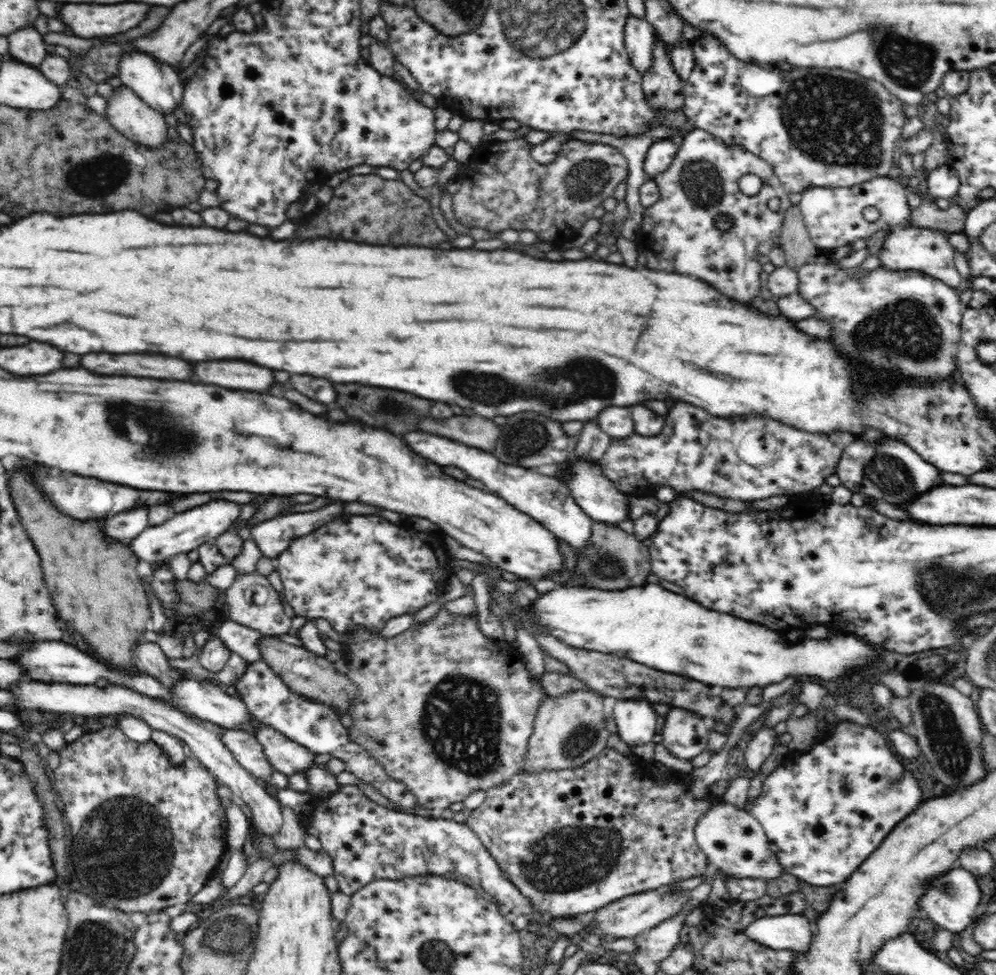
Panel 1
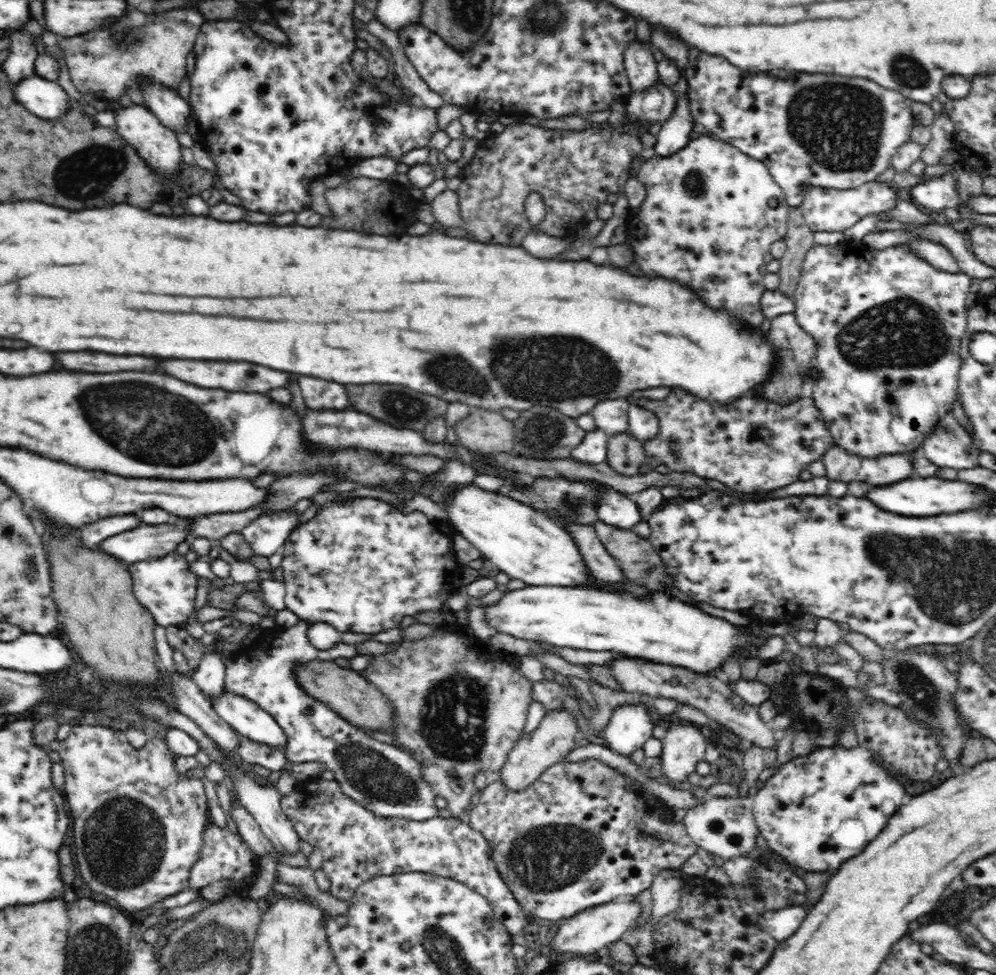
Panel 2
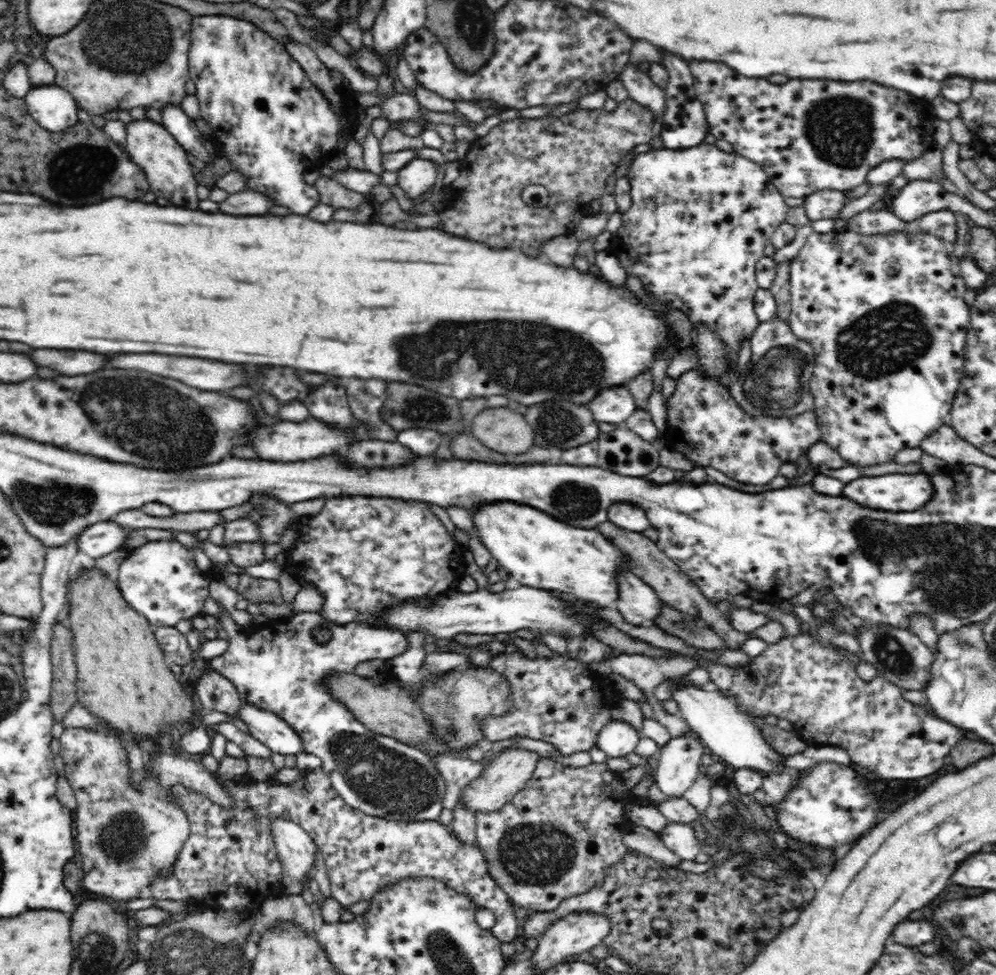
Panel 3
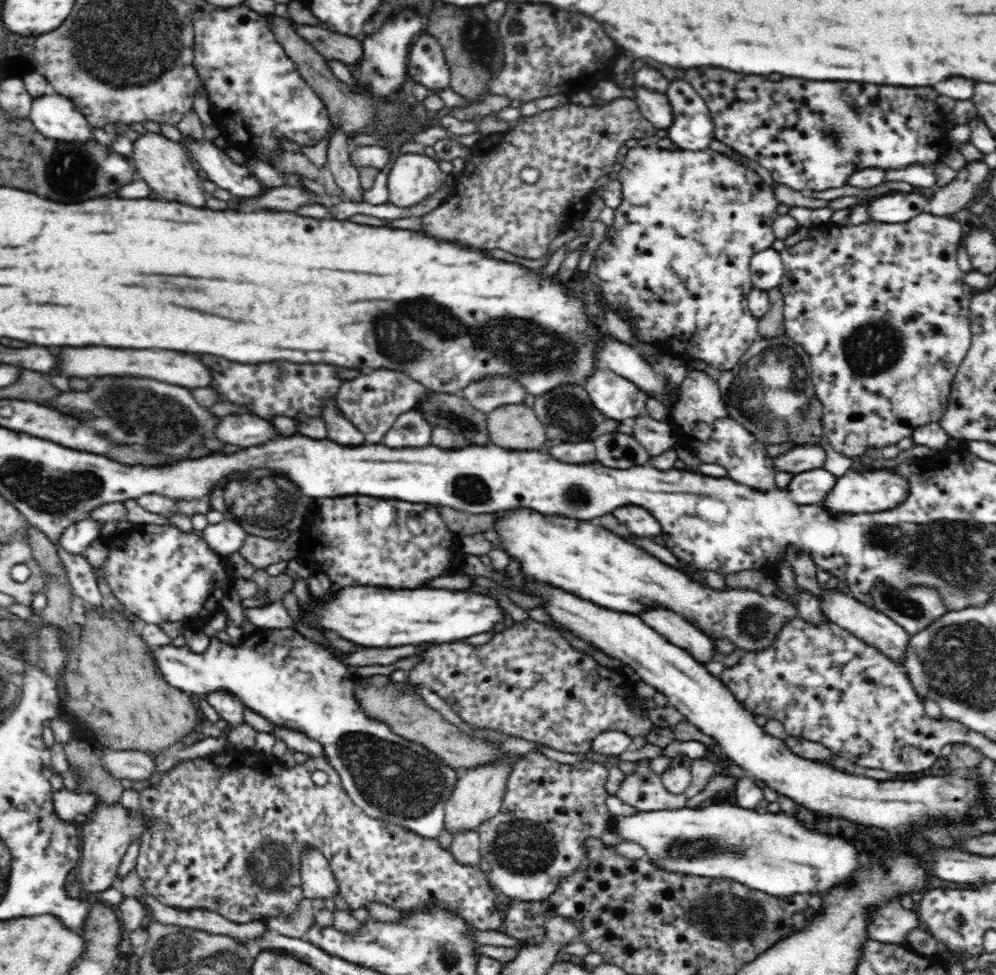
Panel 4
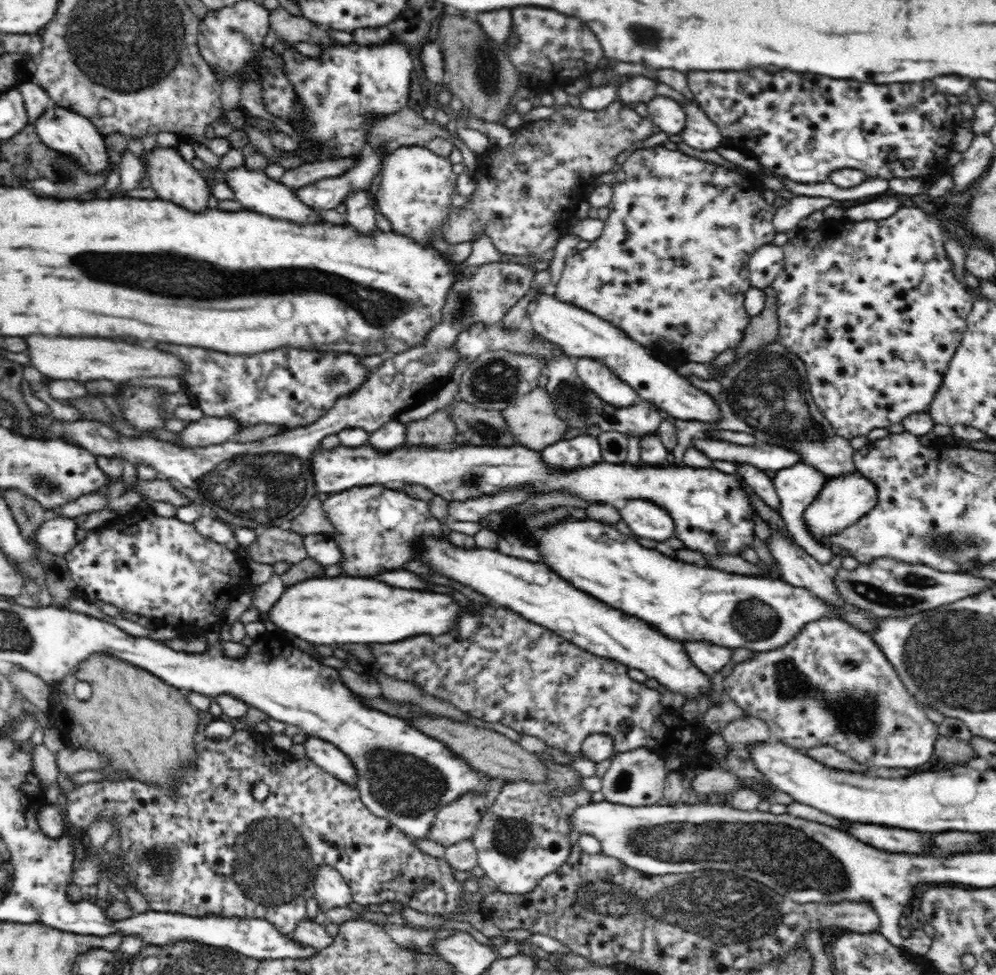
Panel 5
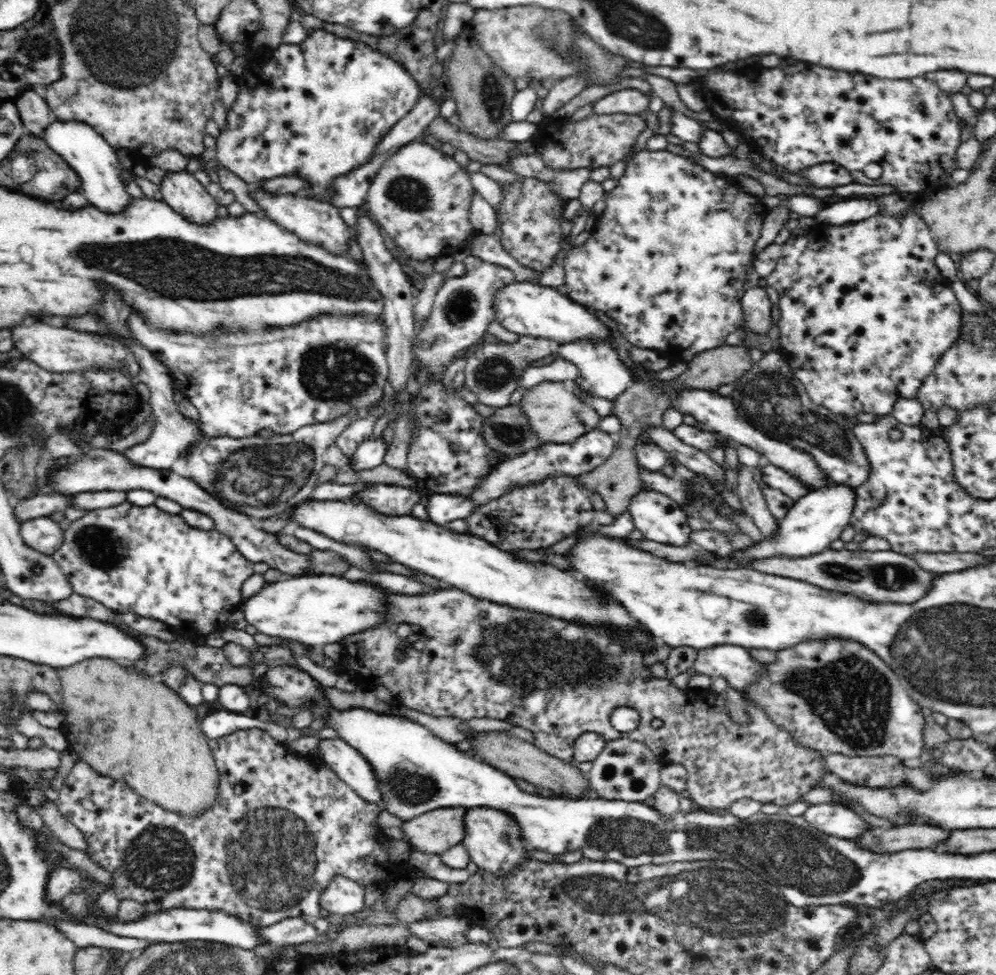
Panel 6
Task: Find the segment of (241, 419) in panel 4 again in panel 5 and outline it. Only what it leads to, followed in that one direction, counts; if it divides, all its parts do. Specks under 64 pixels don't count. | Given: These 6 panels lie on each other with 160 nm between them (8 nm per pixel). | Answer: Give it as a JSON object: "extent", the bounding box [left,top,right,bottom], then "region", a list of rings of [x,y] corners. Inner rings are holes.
{"extent":[177,417,243,447],"region":[[[202,417],[190,421],[187,427],[177,434],[180,447],[204,447],[212,444],[222,444],[234,438],[236,432],[243,430],[240,422],[230,417]]]}

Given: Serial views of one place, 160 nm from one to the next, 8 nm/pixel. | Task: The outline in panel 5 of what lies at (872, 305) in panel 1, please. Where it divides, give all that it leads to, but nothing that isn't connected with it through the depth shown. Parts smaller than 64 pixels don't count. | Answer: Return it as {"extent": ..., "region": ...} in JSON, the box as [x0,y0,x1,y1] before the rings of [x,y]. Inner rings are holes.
{"extent":[771,203,976,440],"region":[[[907,203],[896,214],[884,220],[830,220],[830,226],[826,230],[820,227],[816,232],[812,232],[811,229],[800,232],[781,247],[784,255],[783,268],[771,284],[777,297],[778,336],[775,340],[802,359],[803,365],[806,366],[808,388],[812,398],[838,436],[850,440],[856,436],[867,436],[874,428],[902,424],[902,420],[911,414],[927,412],[928,406],[934,400],[952,356],[960,346],[966,330],[967,316],[976,300],[956,280],[953,261],[944,249],[947,235],[948,231],[940,227],[940,221],[933,214],[925,213],[919,207]]]}

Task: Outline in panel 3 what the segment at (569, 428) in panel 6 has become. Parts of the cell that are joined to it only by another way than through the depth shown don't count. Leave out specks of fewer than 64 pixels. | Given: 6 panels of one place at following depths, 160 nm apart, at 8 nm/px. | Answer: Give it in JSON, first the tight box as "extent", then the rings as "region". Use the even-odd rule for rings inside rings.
{"extent":[468,406,534,454],"region":[[[506,406],[486,407],[470,423],[468,434],[496,452],[522,454],[534,440],[534,432],[524,422],[524,417]]]}

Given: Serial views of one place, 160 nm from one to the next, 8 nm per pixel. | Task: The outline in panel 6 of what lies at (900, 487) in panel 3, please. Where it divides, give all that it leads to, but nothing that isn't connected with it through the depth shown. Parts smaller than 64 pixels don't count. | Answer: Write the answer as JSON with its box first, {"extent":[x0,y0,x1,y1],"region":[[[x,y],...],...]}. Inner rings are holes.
{"extent":[718,483,856,568],"region":[[[828,483],[823,487],[810,490],[793,504],[786,517],[779,520],[778,534],[770,538],[764,537],[760,542],[754,542],[754,546],[748,546],[746,550],[732,550],[728,552],[728,556],[724,556],[724,560],[718,560],[718,562],[728,564],[728,568],[734,568],[744,567],[755,560],[768,557],[804,557],[822,552],[828,549],[834,540],[838,540],[842,530],[851,524],[854,502],[856,502],[856,493],[850,485]]]}

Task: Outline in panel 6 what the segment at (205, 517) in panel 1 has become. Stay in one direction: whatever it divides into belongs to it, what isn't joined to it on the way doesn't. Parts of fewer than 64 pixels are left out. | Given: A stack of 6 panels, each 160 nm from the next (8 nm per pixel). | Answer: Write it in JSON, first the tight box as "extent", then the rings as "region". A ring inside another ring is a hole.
{"extent":[20,517,64,557],"region":[[[41,517],[22,522],[20,524],[20,535],[22,535],[24,543],[30,548],[52,557],[54,552],[56,552],[56,548],[60,548],[60,544],[64,542],[63,529],[64,523],[59,524],[57,518]]]}

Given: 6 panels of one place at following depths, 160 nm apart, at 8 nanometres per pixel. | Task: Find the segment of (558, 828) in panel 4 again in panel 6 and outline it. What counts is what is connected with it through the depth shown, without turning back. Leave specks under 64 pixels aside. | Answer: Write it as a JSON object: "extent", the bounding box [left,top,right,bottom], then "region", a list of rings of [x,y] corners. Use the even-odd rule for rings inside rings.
{"extent":[462,807,529,876],"region":[[[478,807],[466,810],[462,844],[468,850],[471,861],[494,876],[508,876],[516,866],[529,860],[529,850],[520,835],[520,825],[512,815],[495,808]]]}

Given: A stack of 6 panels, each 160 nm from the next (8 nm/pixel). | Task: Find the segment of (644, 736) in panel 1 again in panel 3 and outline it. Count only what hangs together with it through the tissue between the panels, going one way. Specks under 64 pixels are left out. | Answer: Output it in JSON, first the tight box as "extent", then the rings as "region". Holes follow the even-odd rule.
{"extent":[597,718,641,758],"region":[[[619,718],[608,722],[597,736],[597,747],[604,751],[608,758],[627,757],[633,755],[641,740],[641,732],[628,722]]]}

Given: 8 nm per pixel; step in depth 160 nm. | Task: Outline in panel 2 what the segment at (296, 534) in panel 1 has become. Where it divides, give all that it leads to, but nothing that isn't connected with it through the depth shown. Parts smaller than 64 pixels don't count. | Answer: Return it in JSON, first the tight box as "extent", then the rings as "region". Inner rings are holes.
{"extent":[240,512,299,556],"region":[[[294,512],[271,513],[254,519],[240,534],[258,556],[272,556],[288,540],[298,525],[299,515]]]}

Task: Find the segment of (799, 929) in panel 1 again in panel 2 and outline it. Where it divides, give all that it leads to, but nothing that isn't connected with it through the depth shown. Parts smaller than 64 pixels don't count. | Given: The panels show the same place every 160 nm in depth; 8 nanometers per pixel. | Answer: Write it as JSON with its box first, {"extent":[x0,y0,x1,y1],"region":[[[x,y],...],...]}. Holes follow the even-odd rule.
{"extent":[758,906,807,942],"region":[[[791,906],[781,908],[776,912],[764,912],[758,917],[760,930],[767,932],[774,940],[782,942],[788,940],[792,932],[800,928],[800,924],[806,918],[807,906]]]}

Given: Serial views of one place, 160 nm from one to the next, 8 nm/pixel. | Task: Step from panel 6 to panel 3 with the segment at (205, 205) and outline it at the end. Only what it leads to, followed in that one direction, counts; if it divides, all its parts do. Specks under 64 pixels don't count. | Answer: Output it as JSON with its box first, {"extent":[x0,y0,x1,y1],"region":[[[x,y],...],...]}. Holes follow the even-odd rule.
{"extent":[125,118,199,208],"region":[[[147,118],[144,120],[132,119],[126,125],[125,149],[130,158],[144,171],[148,179],[150,190],[170,202],[190,202],[190,204],[172,204],[180,208],[198,208],[199,199],[196,195],[199,183],[196,179],[198,167],[190,165],[187,157],[188,152],[166,130],[166,127]]]}

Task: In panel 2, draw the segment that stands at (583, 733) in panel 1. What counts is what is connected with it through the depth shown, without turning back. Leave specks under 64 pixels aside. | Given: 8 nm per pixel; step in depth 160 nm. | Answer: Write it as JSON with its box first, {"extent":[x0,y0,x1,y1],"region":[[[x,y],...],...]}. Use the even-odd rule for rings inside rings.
{"extent":[497,708,578,792],"region":[[[565,708],[547,712],[538,728],[517,742],[497,777],[503,780],[505,788],[513,792],[528,788],[530,784],[541,778],[544,770],[548,770],[552,764],[564,762],[568,754],[577,748],[576,734],[578,734],[576,717]]]}

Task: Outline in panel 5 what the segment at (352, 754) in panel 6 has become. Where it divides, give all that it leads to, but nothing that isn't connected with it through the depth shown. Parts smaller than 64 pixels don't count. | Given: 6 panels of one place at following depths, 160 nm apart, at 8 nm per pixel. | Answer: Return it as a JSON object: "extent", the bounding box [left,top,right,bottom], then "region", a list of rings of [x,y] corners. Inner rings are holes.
{"extent":[303,737,358,788],"region":[[[308,737],[303,743],[306,749],[306,757],[312,762],[320,765],[326,772],[334,776],[337,780],[356,788],[358,773],[340,749],[329,744],[326,740]]]}

